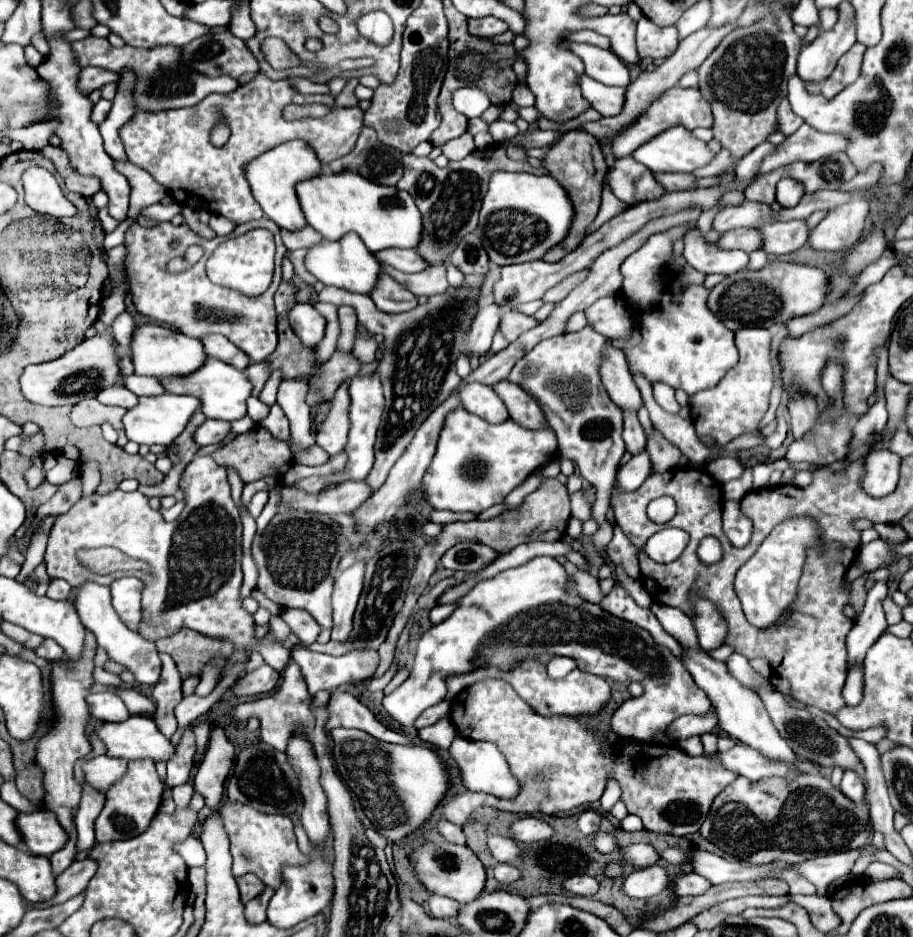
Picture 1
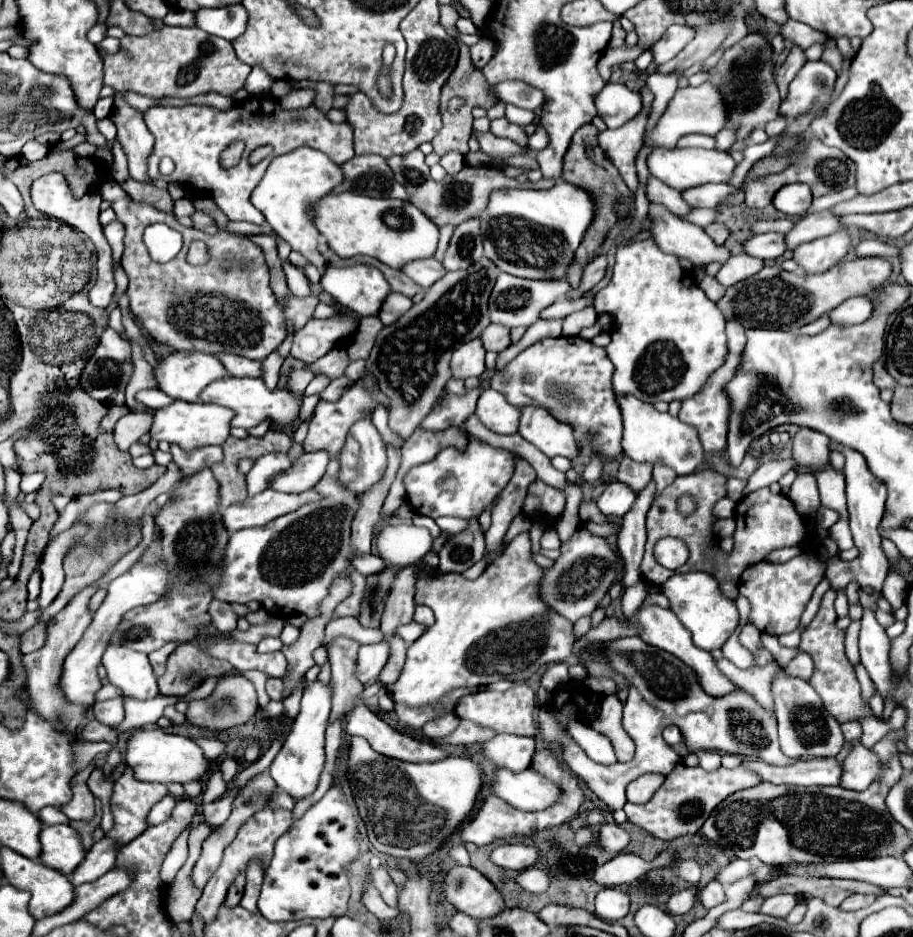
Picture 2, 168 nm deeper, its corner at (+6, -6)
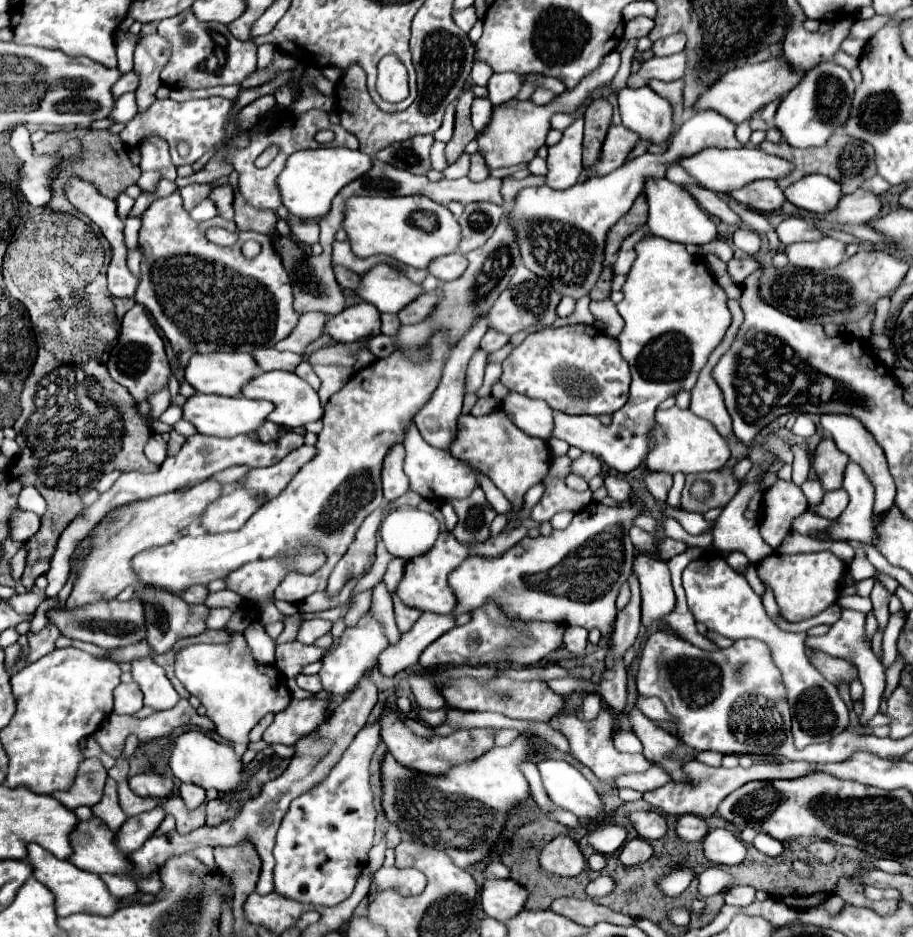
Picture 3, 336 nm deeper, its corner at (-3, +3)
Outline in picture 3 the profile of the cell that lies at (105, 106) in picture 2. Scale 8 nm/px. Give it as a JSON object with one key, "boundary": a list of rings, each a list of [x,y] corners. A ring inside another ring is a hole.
{"boundary":[[[130,72],[130,74],[126,74],[126,76],[120,76],[120,80],[112,86],[112,96],[114,96],[114,98],[120,98],[120,96],[126,94],[126,92],[134,92],[136,86],[138,86],[138,78],[136,78],[134,72]]]}

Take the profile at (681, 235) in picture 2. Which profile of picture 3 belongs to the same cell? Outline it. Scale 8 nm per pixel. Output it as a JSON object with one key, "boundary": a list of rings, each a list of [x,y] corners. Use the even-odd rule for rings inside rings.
{"boundary":[[[648,178],[644,192],[648,198],[648,206],[650,206],[648,228],[652,234],[666,238],[666,240],[672,240],[672,242],[698,244],[698,246],[714,240],[716,224],[714,224],[712,216],[706,214],[682,186],[670,182],[666,178]]]}

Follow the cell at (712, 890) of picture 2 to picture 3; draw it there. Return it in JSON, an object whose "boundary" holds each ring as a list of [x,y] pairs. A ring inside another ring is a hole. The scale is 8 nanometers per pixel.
{"boundary":[[[732,886],[724,892],[724,902],[734,904],[734,906],[748,906],[754,902],[756,890],[752,886]]]}

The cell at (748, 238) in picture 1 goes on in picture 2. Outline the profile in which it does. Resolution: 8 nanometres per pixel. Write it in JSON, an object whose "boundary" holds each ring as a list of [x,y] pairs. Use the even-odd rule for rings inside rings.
{"boundary":[[[783,233],[753,235],[743,245],[745,245],[745,253],[759,257],[759,259],[777,259],[777,257],[783,257],[783,253],[787,251]]]}

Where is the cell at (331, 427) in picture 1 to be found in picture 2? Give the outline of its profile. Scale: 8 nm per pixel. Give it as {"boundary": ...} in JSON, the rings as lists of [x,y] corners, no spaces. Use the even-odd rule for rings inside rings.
{"boundary":[[[323,451],[299,455],[299,459],[295,459],[295,463],[287,471],[281,471],[271,479],[269,489],[281,493],[303,493],[323,477],[323,471],[327,471],[327,463],[329,455]]]}

